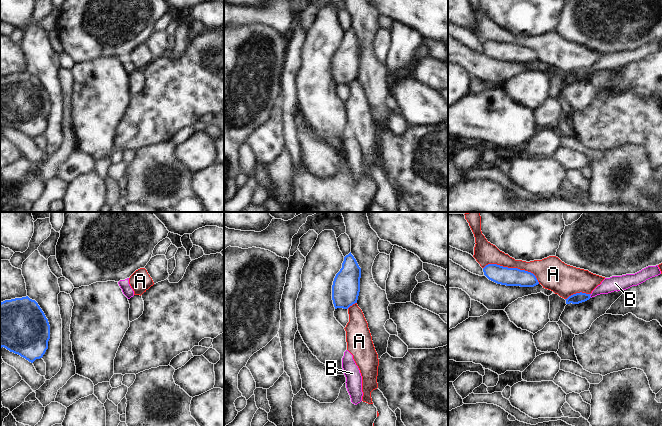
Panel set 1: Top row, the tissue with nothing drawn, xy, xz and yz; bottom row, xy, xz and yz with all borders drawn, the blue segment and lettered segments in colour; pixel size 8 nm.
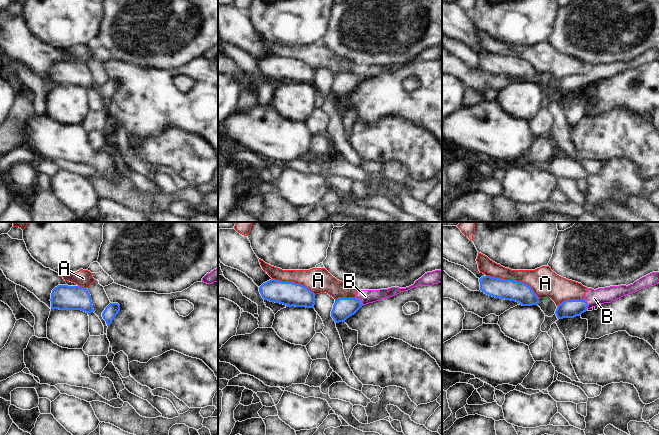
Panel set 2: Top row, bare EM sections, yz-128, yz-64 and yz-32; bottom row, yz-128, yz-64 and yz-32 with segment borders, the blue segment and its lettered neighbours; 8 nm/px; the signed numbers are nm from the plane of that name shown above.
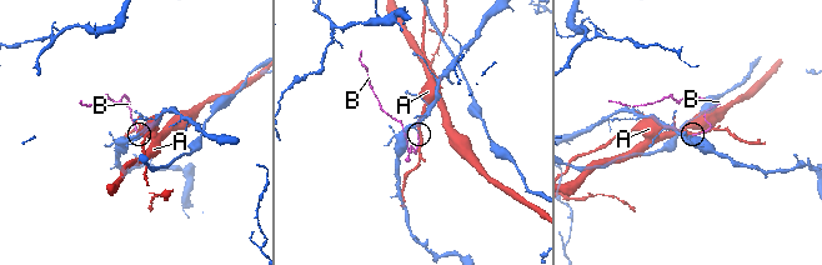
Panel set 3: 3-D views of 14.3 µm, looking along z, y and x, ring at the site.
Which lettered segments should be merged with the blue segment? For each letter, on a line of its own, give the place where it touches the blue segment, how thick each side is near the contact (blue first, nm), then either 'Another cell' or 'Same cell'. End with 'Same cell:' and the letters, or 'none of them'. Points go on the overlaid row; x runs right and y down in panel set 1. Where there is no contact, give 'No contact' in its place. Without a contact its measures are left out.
A: Touches blue at yz (513, 268). Thickness 140 nm (blue) against 180 nm. Another cell
B: Touches blue at yz (589, 296). Thickness 90 nm (blue) against 130 nm. Same cell
Same cell: B.

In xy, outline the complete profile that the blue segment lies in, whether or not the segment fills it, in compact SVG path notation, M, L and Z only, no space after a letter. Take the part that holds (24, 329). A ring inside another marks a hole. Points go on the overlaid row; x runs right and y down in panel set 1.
M26 296L0 303L0 348L4 347L33 363L43 357L48 349L49 339L48 319L35 300Z

